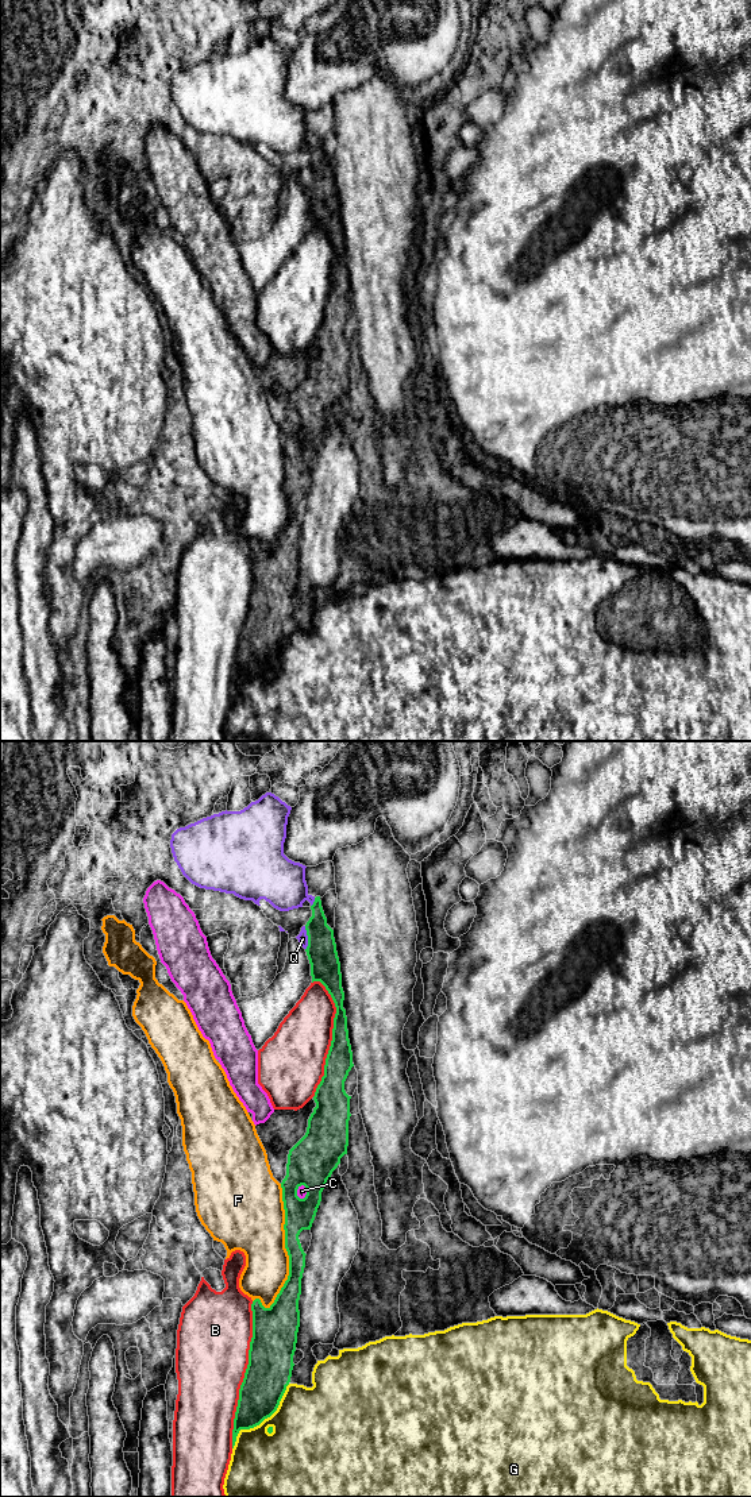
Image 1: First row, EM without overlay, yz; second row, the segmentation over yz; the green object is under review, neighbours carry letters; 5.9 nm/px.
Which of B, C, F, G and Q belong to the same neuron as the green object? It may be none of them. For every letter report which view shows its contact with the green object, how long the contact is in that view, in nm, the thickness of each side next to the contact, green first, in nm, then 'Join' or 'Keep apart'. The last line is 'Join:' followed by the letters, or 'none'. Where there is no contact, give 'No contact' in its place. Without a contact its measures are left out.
B: Touches green in yz. Shared border 900 nm. Thickness 280 nm (green) against 440 nm. Keep apart
C: Touches green in yz. Shared border 100 nm. Thickness 280 nm (green) against 60 nm. Keep apart
F: Touches green in yz. Shared border 750 nm. Thickness 180 nm (green) against 380 nm. Keep apart
G: Touches green in yz. Shared border 500 nm. Thickness 260 nm (green) against 380 nm. Keep apart
Q: Touches green in yz. Shared border 140 nm. Thickness 180 nm (green) against 60 nm. Keep apart
Join: none

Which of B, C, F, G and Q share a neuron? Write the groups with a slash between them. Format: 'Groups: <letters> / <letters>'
Groups: B / C F / G / Q

